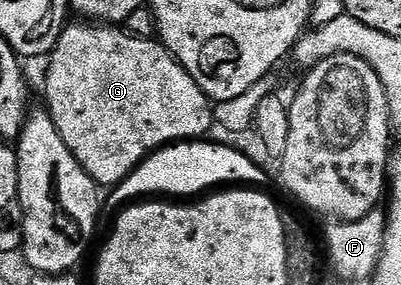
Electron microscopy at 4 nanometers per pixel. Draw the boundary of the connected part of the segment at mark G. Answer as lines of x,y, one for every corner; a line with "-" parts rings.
82,24
86,26
67,25
63,29
62,35
58,38
58,45
55,46
53,54
49,55
48,63
50,67
46,70
46,102
45,109
50,111
52,120
56,124
56,128
60,132
60,136
64,140
64,144
68,144
68,148
72,152
74,159
84,168
84,172
99,187
113,188
119,182
124,181
139,162
147,157
151,152
160,150
164,146
171,145
183,140
198,140
206,134
215,125
215,111
212,109
211,99
196,84
196,80
192,80
192,76
182,65
174,58
173,54
162,45
158,40
140,40
133,38
131,34
127,34
125,29
119,28
114,24

